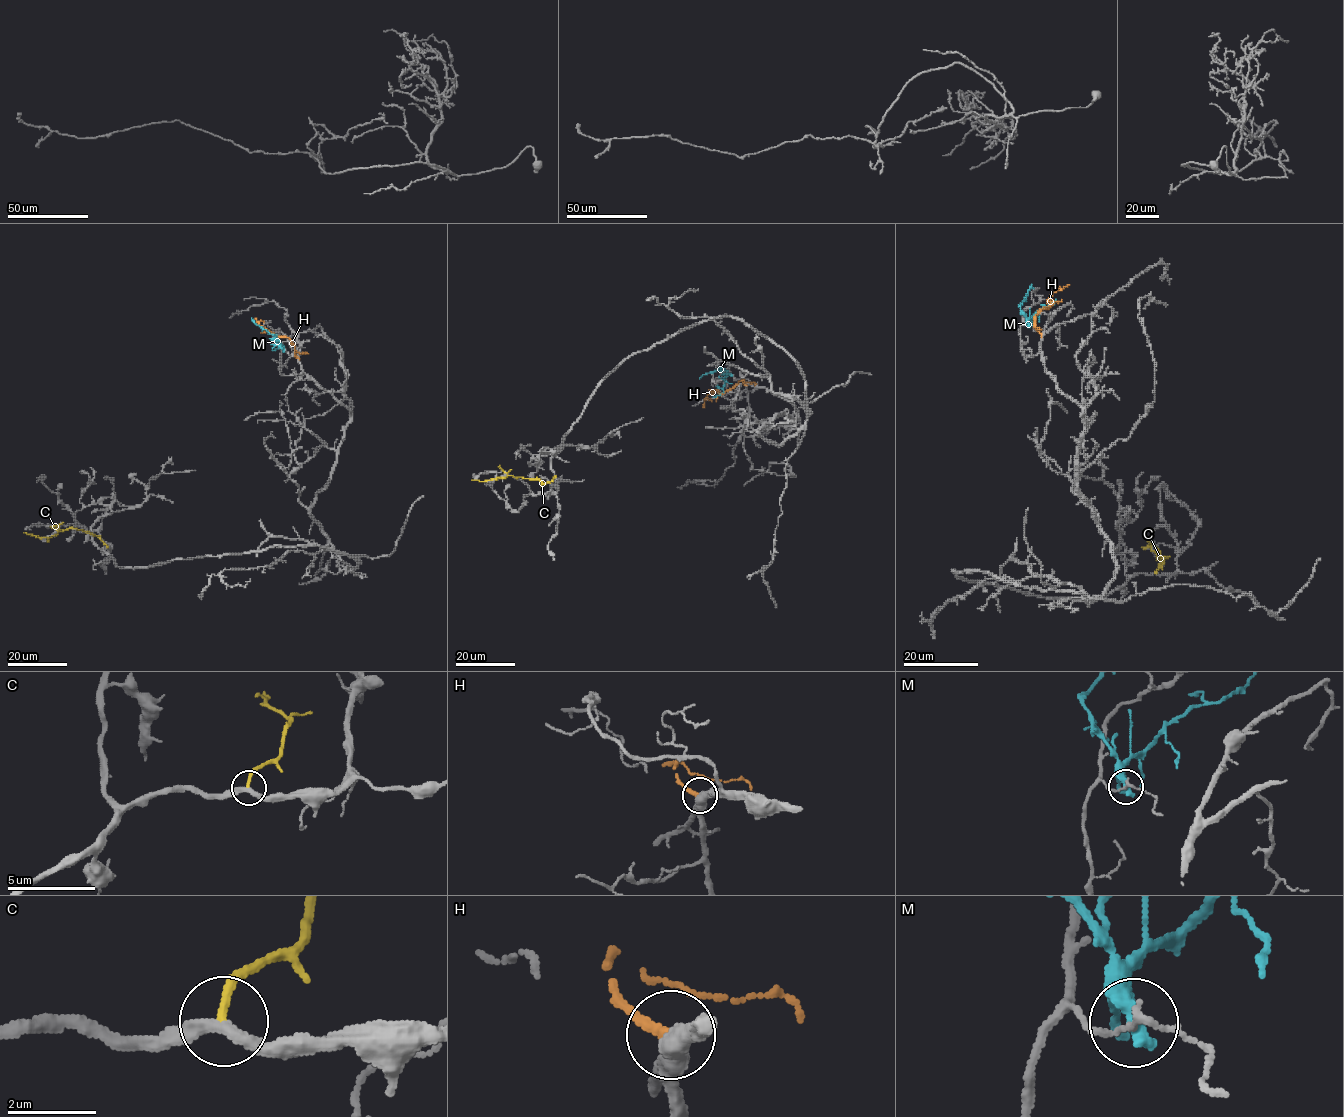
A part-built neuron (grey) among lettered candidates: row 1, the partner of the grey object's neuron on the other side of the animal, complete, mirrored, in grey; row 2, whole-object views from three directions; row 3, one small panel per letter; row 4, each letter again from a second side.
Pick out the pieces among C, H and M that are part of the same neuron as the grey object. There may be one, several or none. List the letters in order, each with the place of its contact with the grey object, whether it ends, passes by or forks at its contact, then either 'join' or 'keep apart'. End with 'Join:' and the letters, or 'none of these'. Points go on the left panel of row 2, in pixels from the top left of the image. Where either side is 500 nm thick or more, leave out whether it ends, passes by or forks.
C: contact (107, 547); it ends; keep apart
H: contact (298, 358); it ends; keep apart
M: contact (284, 350); it ends; keep apart
Join: none of these

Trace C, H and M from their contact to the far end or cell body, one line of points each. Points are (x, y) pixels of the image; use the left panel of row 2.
C: (107, 547), (99, 537), (73, 528), (60, 530), (50, 537), (39, 537), (24, 532)
H: (299, 358), (294, 354), (295, 345), (287, 337), (267, 330), (256, 318)
M: (284, 350), (273, 335), (252, 318)

